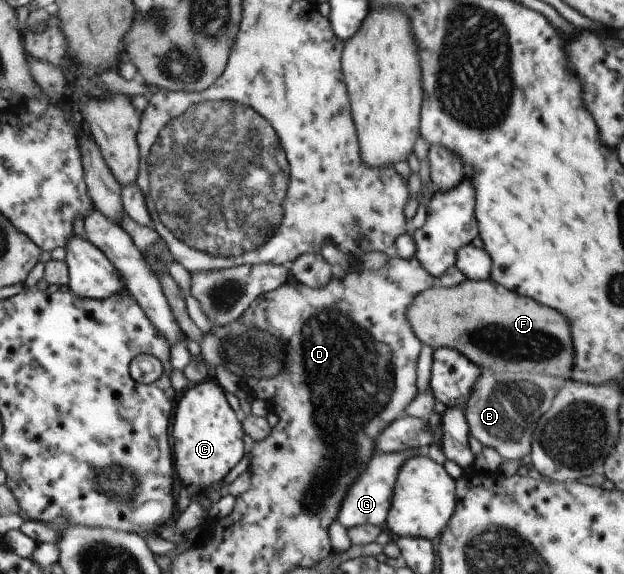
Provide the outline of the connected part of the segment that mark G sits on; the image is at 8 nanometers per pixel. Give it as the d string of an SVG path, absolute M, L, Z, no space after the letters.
M407 448L407 450L393 453L375 452L367 463L366 469L363 470L358 478L355 478L354 482L351 482L351 486L349 486L349 490L347 490L347 494L345 494L345 498L341 500L336 516L337 520L339 520L339 524L346 529L357 525L381 527L382 523L386 520L389 510L393 486L395 486L395 481L397 480L399 466L401 466L407 458L417 456L417 454L421 453L421 450L415 450L415 448Z

